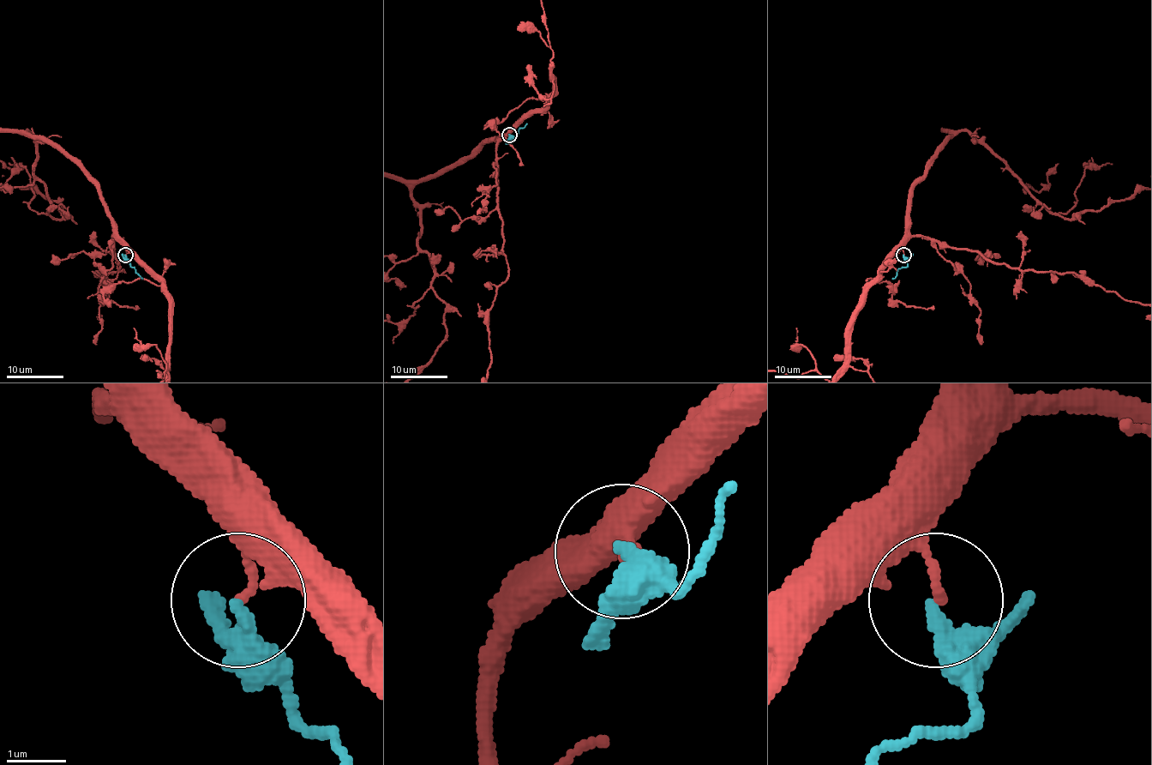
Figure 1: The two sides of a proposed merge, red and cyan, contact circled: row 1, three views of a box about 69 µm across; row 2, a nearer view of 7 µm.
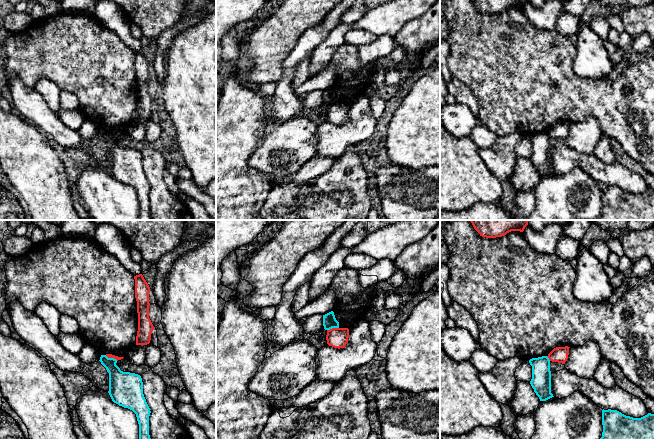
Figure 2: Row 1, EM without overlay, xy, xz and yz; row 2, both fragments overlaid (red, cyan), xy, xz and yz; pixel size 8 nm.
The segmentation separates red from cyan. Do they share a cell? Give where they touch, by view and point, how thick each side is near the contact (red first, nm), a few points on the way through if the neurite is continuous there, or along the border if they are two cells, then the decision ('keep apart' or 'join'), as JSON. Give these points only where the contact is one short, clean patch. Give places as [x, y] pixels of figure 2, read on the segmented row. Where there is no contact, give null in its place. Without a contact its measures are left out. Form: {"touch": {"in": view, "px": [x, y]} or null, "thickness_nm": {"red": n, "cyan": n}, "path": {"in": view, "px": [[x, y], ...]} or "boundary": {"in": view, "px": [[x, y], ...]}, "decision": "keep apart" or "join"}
{"touch": {"in": "xz", "px": [332, 328]}, "thickness_nm": {"red": 160, "cyan": 110}, "boundary": {"in": "xz", "px": [[338, 327], [332, 327], [327, 330]]}, "decision": "keep apart"}

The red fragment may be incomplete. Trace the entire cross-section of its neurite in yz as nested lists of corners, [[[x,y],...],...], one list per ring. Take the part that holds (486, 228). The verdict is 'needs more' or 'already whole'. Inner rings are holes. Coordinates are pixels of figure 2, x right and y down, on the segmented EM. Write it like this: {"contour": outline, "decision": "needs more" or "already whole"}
{"contour": [[[470,220],[474,229],[482,237],[502,237],[511,231],[523,232],[528,220]]], "decision": "already whole"}

